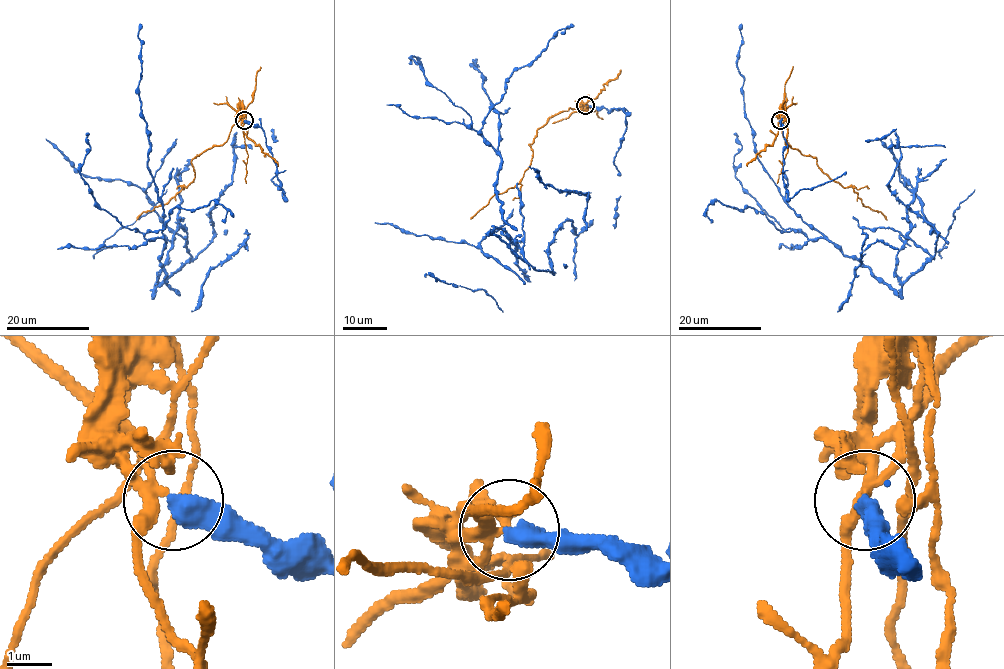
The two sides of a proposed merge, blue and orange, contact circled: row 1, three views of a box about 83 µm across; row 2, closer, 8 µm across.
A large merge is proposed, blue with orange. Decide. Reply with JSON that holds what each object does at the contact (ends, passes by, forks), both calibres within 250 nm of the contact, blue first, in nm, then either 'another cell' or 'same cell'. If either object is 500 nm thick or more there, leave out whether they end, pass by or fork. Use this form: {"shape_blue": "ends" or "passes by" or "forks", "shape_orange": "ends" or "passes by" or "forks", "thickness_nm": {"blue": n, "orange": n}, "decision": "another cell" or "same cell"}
{"shape_blue": "ends", "shape_orange": "forks", "thickness_nm": {"blue": 460, "orange": 200}, "decision": "another cell"}

